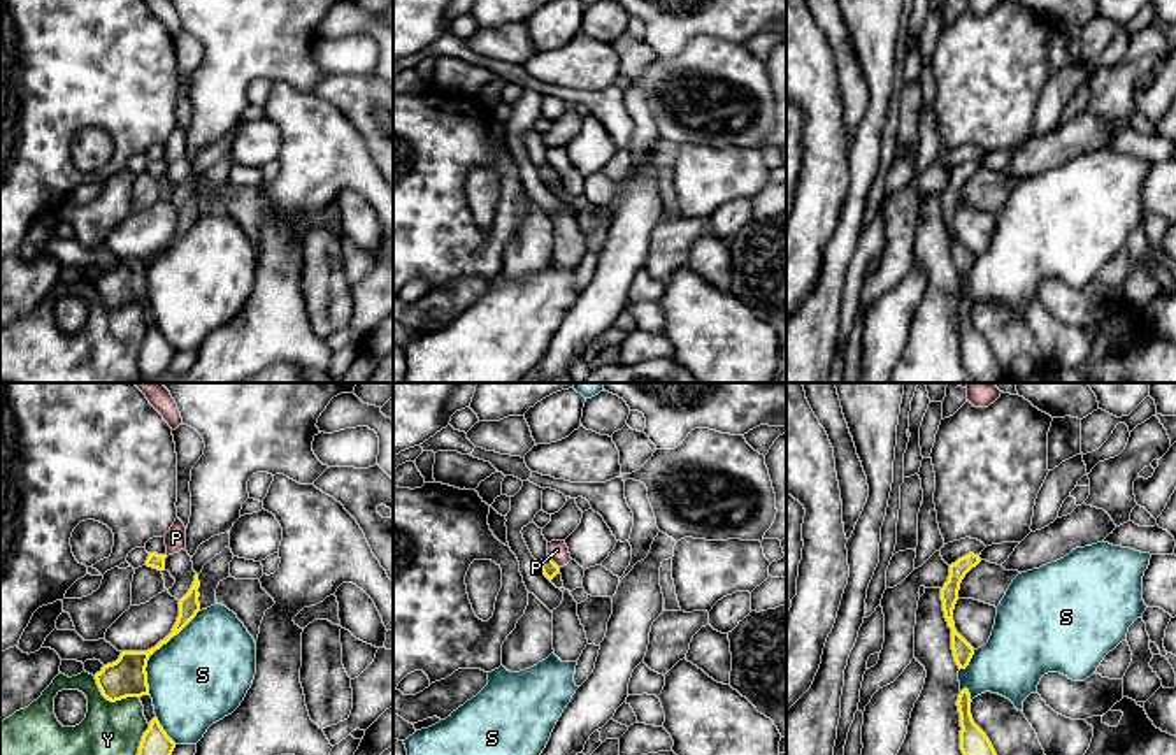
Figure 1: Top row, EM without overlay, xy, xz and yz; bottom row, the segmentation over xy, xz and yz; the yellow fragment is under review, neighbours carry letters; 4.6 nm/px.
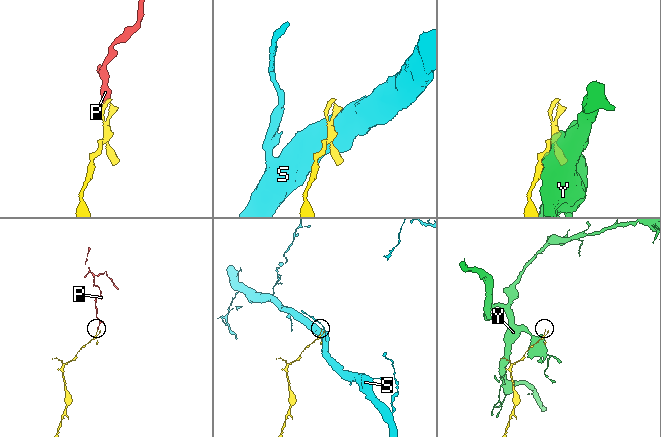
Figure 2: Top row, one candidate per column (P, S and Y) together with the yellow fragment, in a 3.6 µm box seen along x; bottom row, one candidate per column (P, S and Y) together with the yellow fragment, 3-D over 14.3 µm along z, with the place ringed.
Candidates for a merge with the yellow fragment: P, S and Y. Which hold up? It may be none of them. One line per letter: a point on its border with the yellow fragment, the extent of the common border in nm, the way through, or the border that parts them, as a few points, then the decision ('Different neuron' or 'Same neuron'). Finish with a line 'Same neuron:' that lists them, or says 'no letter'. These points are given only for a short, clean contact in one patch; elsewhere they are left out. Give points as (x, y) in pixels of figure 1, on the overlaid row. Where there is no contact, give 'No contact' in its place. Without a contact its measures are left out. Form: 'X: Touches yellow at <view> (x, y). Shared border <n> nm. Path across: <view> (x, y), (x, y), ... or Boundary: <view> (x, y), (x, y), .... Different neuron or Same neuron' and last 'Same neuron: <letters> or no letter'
P: Touches yellow at xz (553, 562). Shared border 80 nm. Boundary: xz (548, 557), (559, 568). Different neuron
S: Touches yellow at xy (157, 648). Shared border 460 nm. Different neuron
Y: Touches yellow at xy (111, 701). Shared border 220 nm. Different neuron
Same neuron: no letter

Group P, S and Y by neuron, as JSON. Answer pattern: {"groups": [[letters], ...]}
{"groups": [["P"], ["S"], ["Y"]]}

